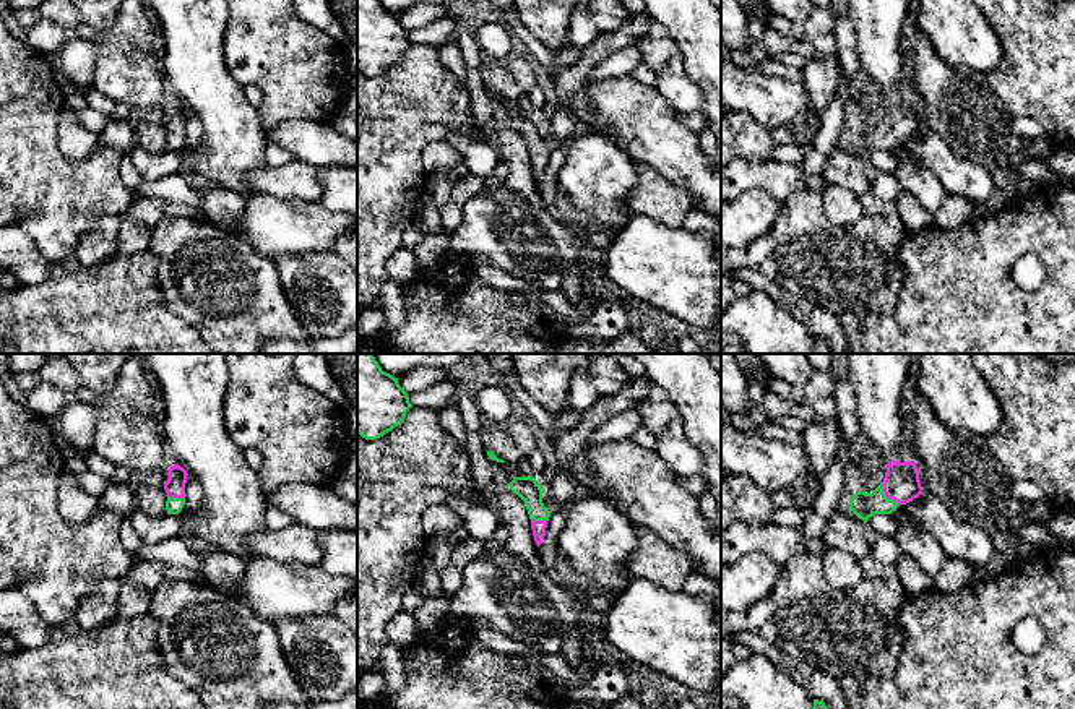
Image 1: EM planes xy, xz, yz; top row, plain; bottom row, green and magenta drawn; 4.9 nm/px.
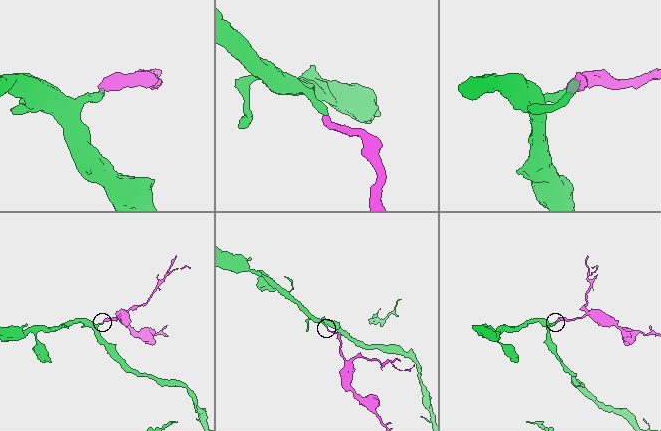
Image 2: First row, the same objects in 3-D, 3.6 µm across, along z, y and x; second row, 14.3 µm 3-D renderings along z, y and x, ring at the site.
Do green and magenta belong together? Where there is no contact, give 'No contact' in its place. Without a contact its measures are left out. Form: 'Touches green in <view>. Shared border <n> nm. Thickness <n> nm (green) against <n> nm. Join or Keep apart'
Touches green in yz. Shared border 140 nm. Thickness 130 nm (green) against 180 nm. Join

